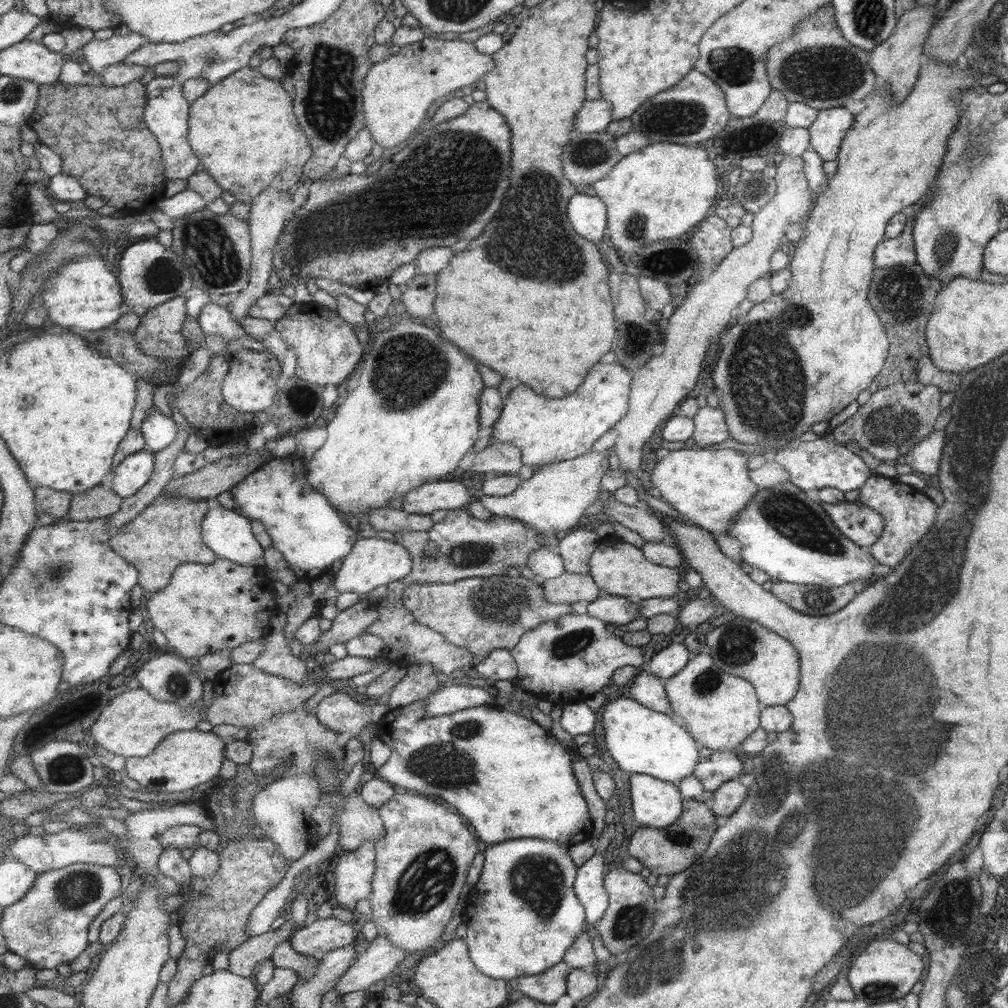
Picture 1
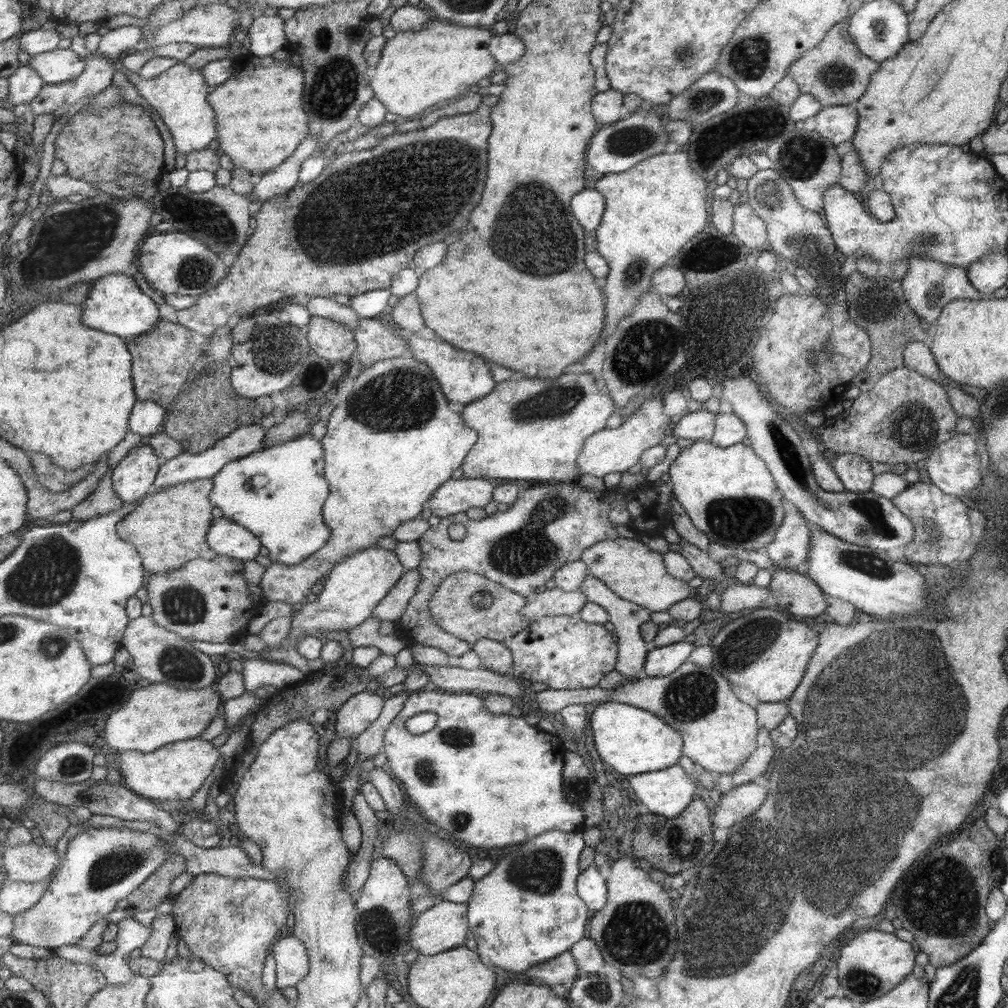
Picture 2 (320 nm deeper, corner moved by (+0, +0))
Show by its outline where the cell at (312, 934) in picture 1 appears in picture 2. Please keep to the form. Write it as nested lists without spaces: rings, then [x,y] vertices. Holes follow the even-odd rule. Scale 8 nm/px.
[[[294,934],[283,937],[272,947],[276,962],[276,986],[279,989],[296,987],[310,976],[310,959],[305,943]]]

